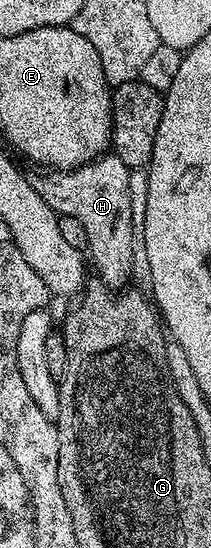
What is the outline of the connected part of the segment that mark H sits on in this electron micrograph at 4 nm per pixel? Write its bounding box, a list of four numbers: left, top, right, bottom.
[33,153,137,293]

